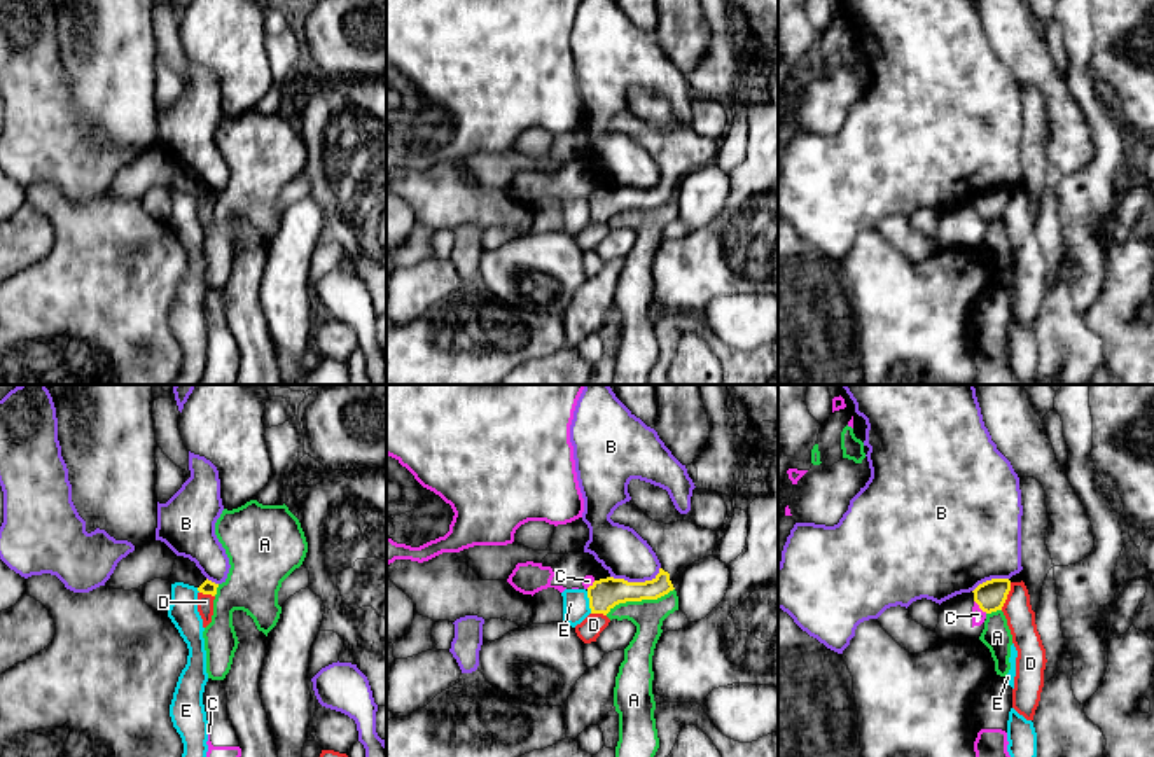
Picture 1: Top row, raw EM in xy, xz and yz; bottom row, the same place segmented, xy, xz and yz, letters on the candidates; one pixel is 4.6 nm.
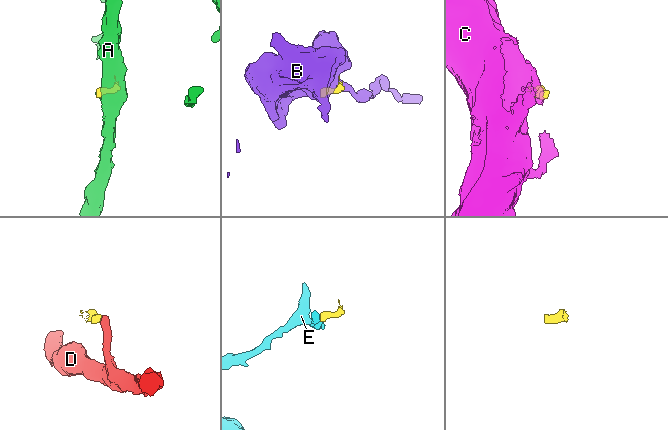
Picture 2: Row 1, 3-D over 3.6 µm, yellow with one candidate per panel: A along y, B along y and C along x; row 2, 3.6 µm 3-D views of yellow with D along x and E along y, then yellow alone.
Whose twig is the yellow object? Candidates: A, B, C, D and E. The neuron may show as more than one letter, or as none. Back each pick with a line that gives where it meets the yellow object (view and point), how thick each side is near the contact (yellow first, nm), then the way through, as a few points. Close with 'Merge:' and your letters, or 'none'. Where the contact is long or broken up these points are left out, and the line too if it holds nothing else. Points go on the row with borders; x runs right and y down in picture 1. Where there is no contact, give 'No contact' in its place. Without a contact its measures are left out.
Merge: none

